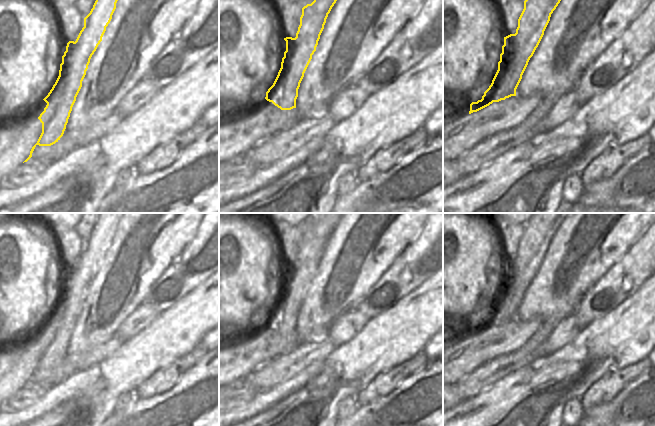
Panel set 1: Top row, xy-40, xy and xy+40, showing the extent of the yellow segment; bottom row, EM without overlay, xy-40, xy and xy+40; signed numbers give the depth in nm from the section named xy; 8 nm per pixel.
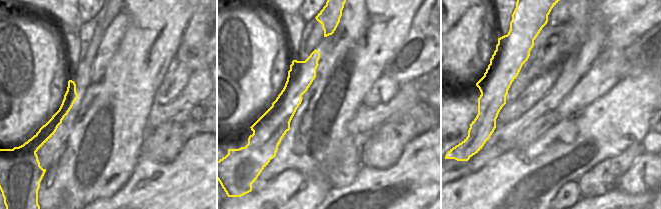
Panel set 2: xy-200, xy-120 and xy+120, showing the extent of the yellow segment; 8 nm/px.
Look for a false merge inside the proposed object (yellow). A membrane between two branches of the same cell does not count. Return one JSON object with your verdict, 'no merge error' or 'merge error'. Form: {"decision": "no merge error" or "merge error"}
{"decision": "merge error"}

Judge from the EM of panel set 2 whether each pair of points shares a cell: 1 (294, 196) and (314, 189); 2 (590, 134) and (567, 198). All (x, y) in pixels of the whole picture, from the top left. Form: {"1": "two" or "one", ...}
{"1": "one", "2": "two"}

